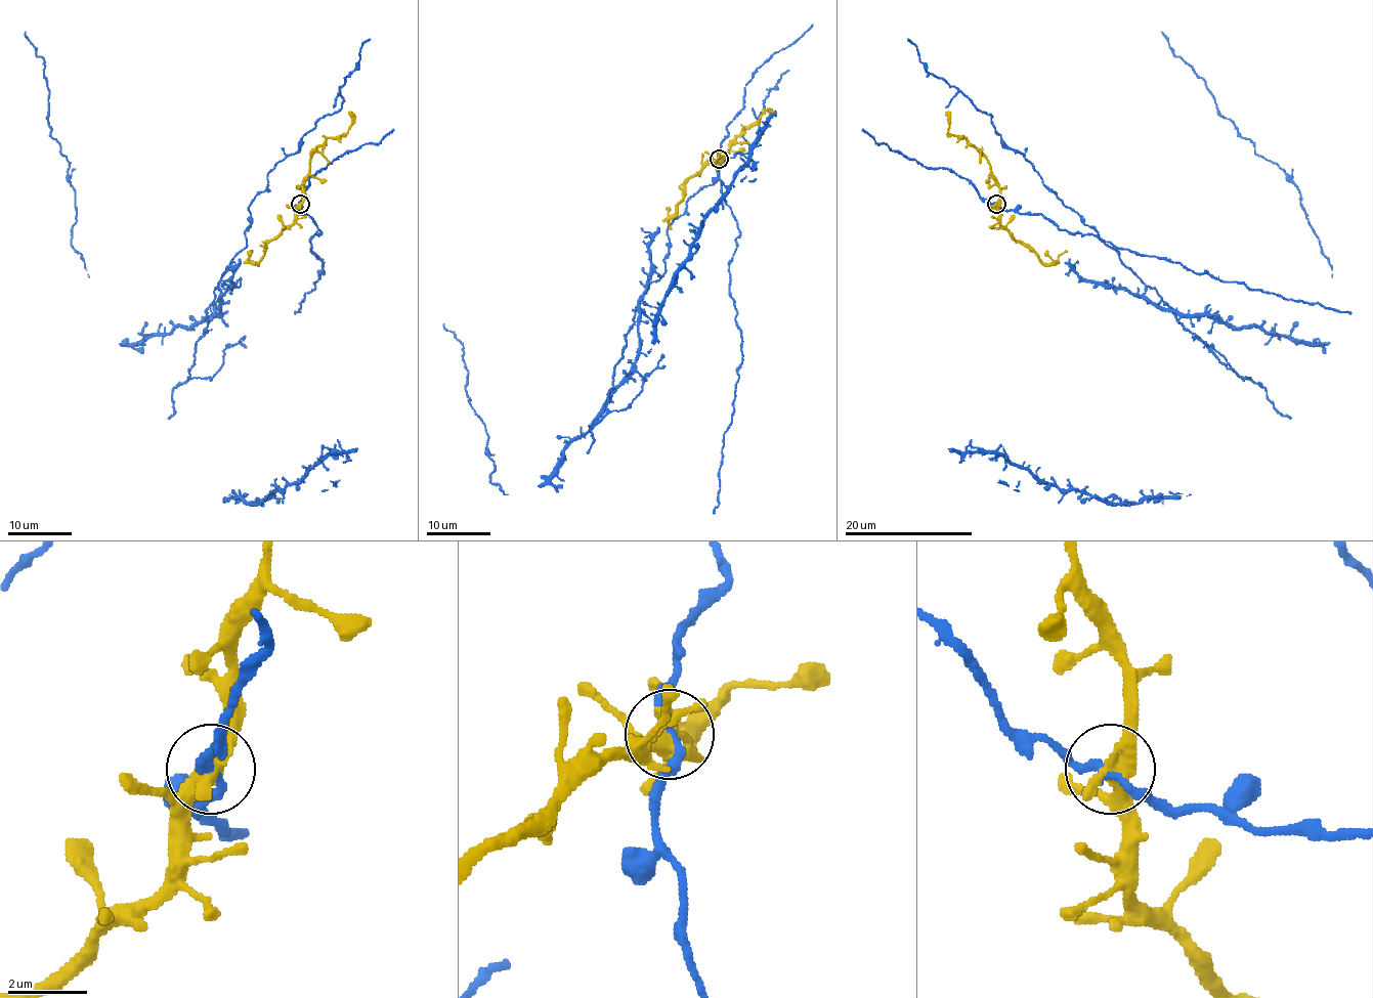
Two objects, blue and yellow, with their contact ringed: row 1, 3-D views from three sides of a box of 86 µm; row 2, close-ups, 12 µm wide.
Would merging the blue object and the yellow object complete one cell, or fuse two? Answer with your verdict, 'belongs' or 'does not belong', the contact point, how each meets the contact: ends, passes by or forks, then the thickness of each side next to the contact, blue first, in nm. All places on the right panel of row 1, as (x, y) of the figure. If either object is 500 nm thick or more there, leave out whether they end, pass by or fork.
belongs; place (996, 204); blue passes by; yellow passes by; calibres 200 and 460 nm

